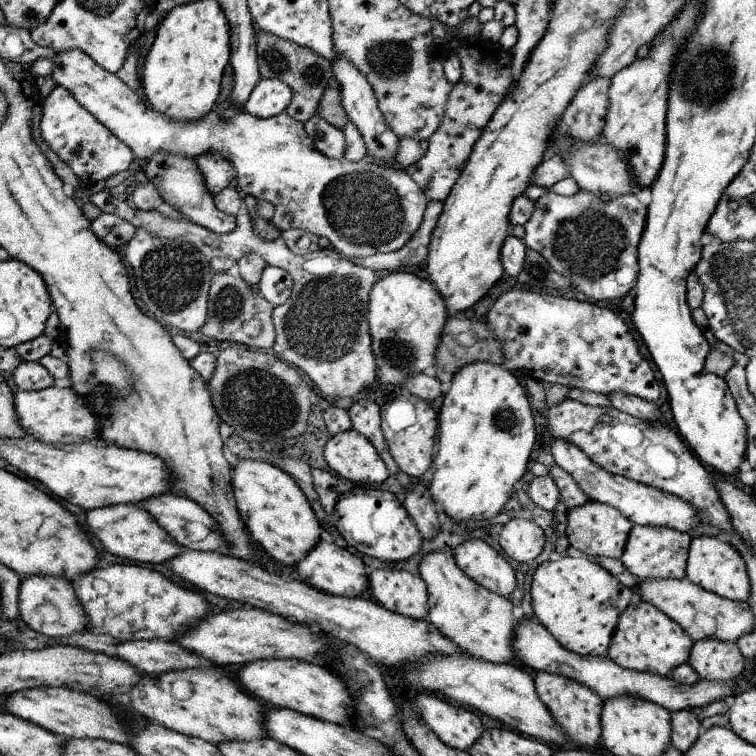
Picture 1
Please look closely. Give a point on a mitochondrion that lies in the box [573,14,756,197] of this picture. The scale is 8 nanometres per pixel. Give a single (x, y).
(721, 91)

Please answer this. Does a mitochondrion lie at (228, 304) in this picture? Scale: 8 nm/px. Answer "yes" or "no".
yes

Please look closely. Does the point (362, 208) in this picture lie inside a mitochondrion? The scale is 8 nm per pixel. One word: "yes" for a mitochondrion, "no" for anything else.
yes

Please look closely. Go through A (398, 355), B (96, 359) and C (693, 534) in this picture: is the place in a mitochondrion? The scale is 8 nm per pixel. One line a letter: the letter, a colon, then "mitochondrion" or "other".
A: mitochondrion
B: mitochondrion
C: other

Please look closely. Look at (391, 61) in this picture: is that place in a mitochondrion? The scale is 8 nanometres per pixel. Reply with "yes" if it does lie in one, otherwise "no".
yes

